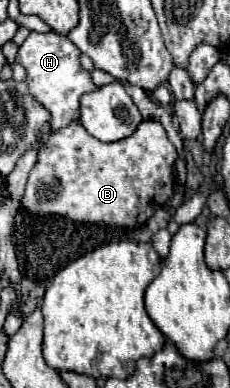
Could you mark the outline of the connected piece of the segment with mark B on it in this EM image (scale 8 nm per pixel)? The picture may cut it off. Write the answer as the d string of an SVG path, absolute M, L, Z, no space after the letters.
M153 119L143 121L131 137L117 143L101 143L95 137L91 137L83 129L83 125L71 123L69 127L55 131L45 139L39 151L39 161L29 173L29 181L21 205L33 215L63 215L81 223L105 223L117 227L135 227L137 224L141 226L155 211L153 197L159 185L161 185L161 205L165 205L165 201L173 195L175 159L177 159L177 149L167 139L167 133L159 121Z

